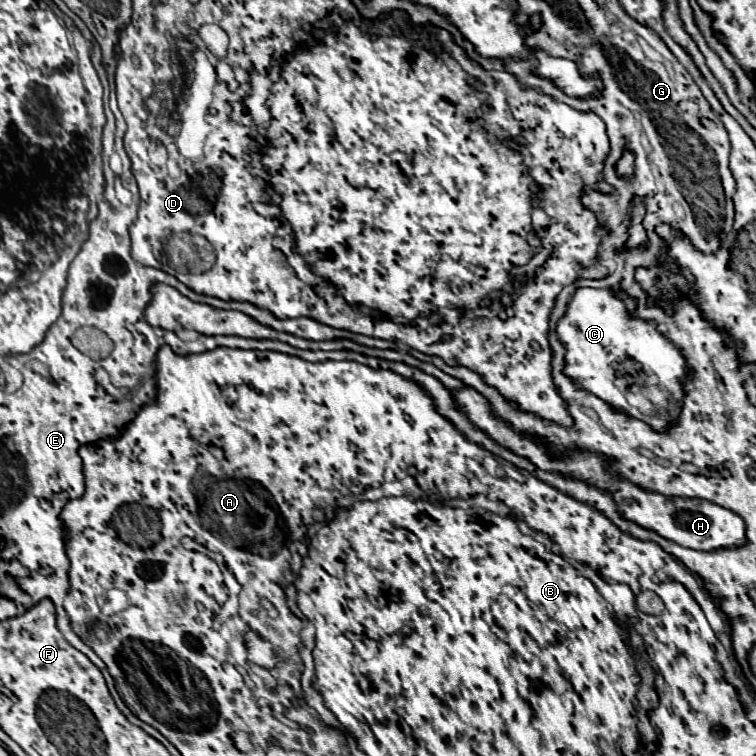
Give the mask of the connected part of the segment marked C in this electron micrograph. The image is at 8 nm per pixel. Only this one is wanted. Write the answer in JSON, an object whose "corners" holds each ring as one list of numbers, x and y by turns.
{"corners":[[576,288,574,296,568,302,566,314,556,324,556,336,566,348,562,372,568,378,574,378,574,382,578,382,582,390,602,398,614,410,626,410,626,414,646,422,652,430,666,432,670,428,668,420,658,416,648,418,636,406,628,404,626,394,614,384,614,358,634,358,640,362,642,372,652,372,660,380,676,380,678,398,686,396,684,384,692,370,688,368,678,346,666,340,666,336,658,330,658,324,654,320,642,320,640,316,636,316,636,308,636,298,620,298,618,290,614,288]]}

